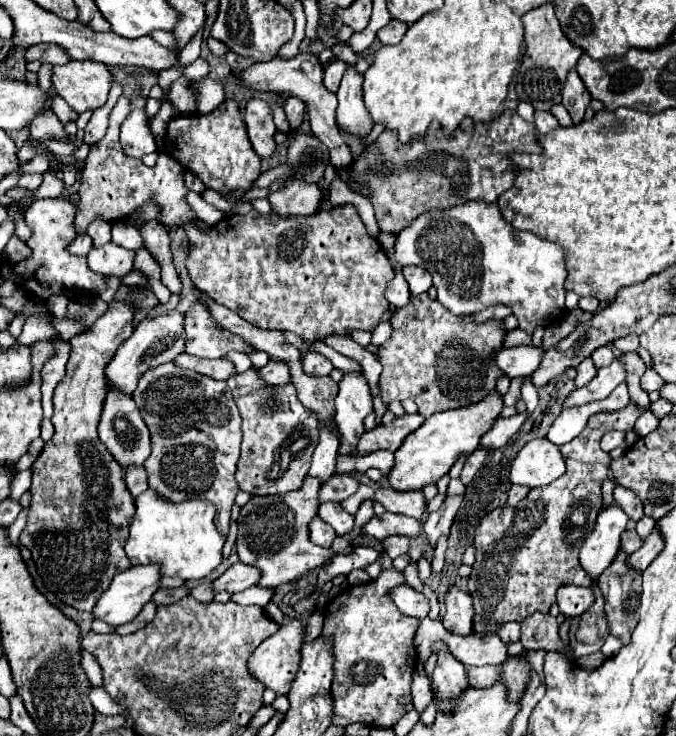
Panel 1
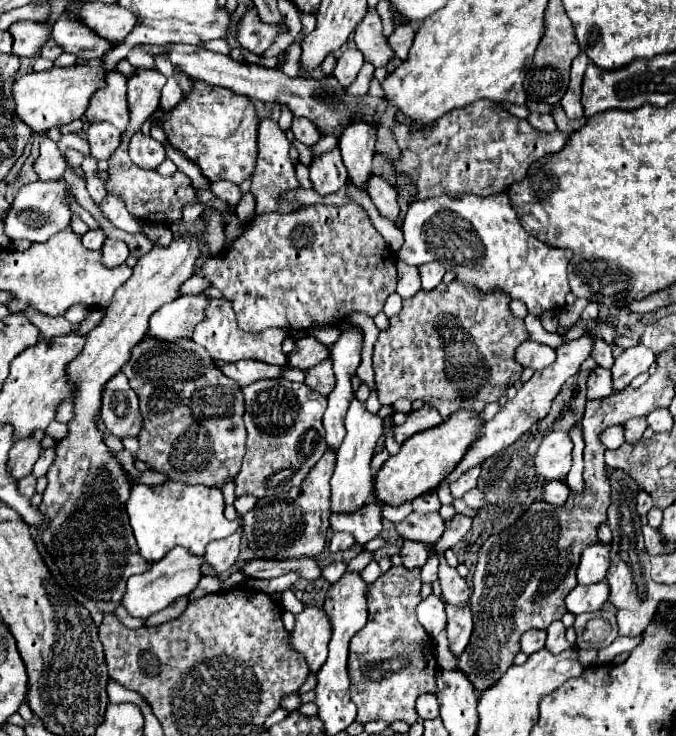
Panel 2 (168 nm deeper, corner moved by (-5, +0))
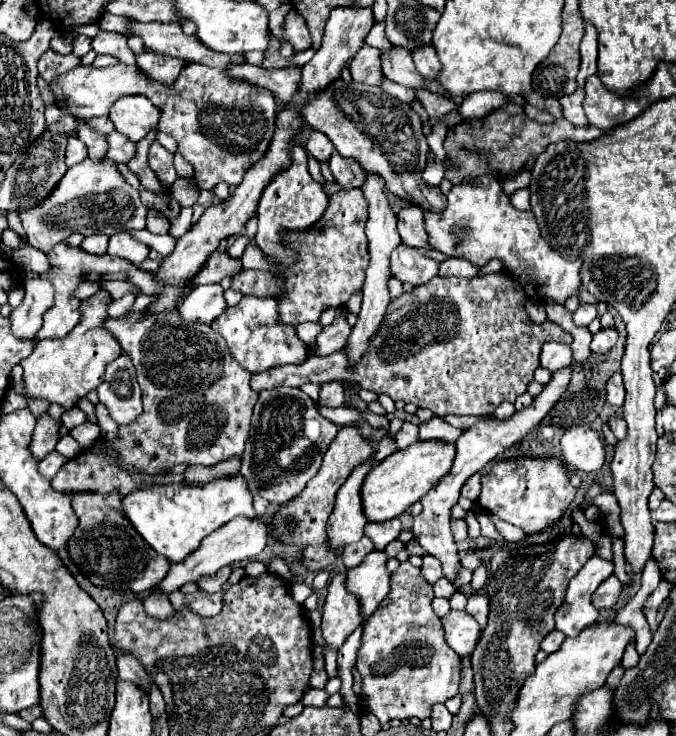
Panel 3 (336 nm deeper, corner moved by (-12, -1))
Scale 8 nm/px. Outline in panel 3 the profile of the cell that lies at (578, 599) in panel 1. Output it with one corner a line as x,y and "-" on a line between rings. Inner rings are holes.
610,576
610,578
604,580
604,582
596,588
596,592
592,594
592,606
596,606
598,610
600,610
600,608
610,608
610,606
616,604
620,592
622,592
620,580
618,580
616,576

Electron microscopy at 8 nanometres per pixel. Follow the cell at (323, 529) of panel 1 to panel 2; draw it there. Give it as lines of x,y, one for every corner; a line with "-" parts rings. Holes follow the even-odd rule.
333,533
331,541
329,541
329,551
331,551
331,553
347,551
353,543
355,543
353,535
349,535
349,533

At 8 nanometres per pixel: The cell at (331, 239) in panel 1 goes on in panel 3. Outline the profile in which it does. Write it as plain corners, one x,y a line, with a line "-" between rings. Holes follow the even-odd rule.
358,188
356,190
340,190
340,192
332,194
324,216
312,228
308,228
308,232
288,232
288,230
284,232
282,244
284,244
284,248
288,248
292,252
298,252
296,264
284,266
284,264
276,262
274,256
264,254
264,258
268,260
272,270
242,268
236,276
232,276
232,286
230,288
242,292
242,296
270,296
270,298
276,298
278,300
280,322
290,324
290,326
298,326
302,322
318,322
320,314
326,308
346,306
348,298
362,290
364,278
366,278
366,268
370,264
368,242
366,242
366,234
364,234
364,224
368,220
366,206
368,206
368,202
364,200
364,194

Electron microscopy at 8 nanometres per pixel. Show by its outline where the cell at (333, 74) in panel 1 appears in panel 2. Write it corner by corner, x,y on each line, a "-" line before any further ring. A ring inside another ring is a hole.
347,49
337,59
337,67
335,67
333,75
339,79
339,83
343,87
349,87
355,81
355,77
357,77
357,73
359,73
361,67
363,67
363,55
361,55
361,51
359,49

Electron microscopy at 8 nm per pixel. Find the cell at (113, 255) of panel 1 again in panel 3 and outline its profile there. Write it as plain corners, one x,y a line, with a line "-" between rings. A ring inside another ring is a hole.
118,232
114,236
110,236
110,244
108,244
108,254
124,258
132,264
140,264
146,260
148,256
148,246
134,240
128,232

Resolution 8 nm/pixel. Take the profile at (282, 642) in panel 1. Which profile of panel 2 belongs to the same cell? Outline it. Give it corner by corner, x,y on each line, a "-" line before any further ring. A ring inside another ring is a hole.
305,607
297,615
295,631
291,633
291,647
295,647
305,659
311,671
319,671
325,663
329,645
329,617
323,607

